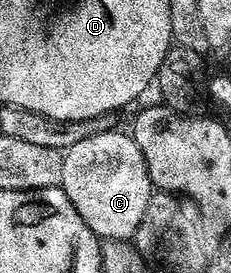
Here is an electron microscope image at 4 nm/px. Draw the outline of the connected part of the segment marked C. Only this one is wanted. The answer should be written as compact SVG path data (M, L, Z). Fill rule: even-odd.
M129 132L97 133L88 139L80 139L62 155L64 175L61 188L68 195L72 207L88 223L91 231L99 239L107 241L131 240L144 219L148 199L152 192L148 167L140 147L136 147Z

